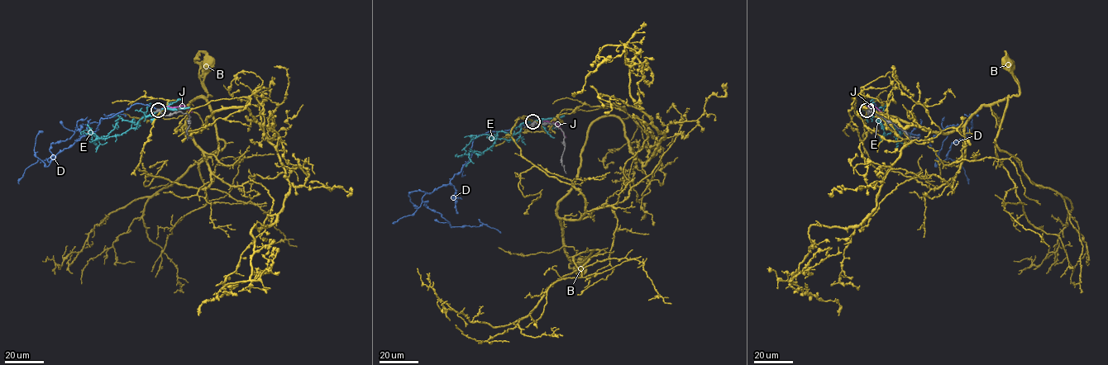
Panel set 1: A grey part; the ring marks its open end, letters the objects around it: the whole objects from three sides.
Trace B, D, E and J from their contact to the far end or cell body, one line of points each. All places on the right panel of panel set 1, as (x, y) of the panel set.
B: (866, 111), (863, 147), (876, 168), (938, 188), (965, 158), (966, 122), (982, 106), (1019, 95), (1006, 63)
D: (866, 109), (874, 103), (887, 125), (928, 142), (940, 162), (971, 126), (969, 116), (978, 116)
E: (866, 111), (881, 124), (876, 120), (889, 119), (899, 135), (896, 140), (900, 135)
J: (866, 110), (865, 106), (872, 106), (882, 112)

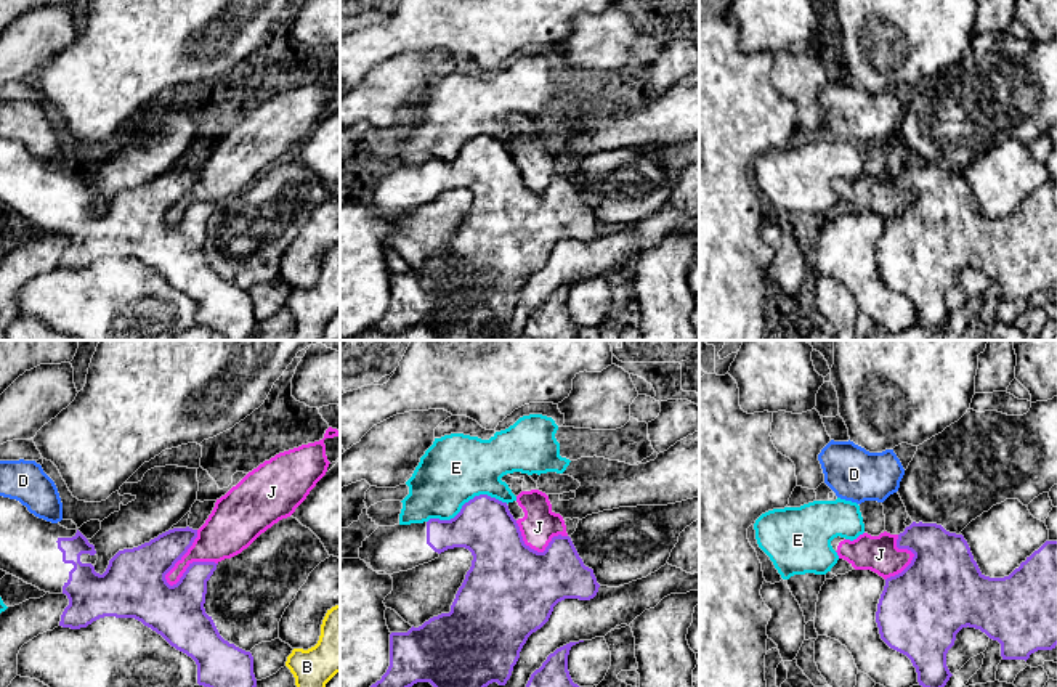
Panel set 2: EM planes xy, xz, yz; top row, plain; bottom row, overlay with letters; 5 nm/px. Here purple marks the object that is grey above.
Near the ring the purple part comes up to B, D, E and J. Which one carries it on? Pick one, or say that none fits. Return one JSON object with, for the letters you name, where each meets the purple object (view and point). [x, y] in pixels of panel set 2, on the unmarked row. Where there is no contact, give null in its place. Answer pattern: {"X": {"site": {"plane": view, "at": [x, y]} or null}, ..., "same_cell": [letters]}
{"same_cell": []}

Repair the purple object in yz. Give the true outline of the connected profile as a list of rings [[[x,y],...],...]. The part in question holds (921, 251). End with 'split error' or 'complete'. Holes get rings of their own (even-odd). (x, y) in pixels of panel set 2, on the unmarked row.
[[[913,162],[898,175],[898,189],[914,194],[911,204],[898,215],[885,220],[881,234],[876,263],[881,279],[893,291],[906,295],[924,329],[940,331],[953,316],[946,307],[946,294],[954,286],[962,268],[975,268],[1001,284],[1002,300],[1028,300],[1038,291],[1052,291],[1057,286],[1057,181],[1046,181],[1009,217],[985,217],[962,175],[950,173],[937,164]]]; complete

